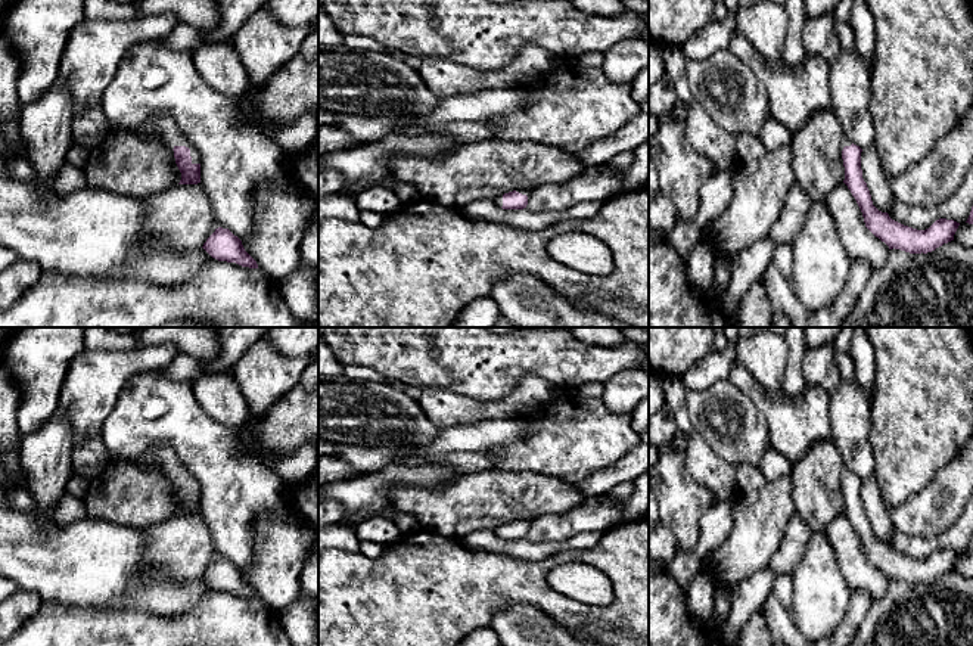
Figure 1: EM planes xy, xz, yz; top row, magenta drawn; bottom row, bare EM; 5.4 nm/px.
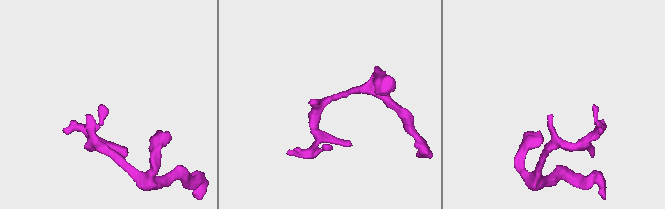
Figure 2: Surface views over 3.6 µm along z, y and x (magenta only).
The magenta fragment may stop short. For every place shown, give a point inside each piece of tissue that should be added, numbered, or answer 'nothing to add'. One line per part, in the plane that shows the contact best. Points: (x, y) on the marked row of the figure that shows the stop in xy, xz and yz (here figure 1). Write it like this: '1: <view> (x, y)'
1: xy (161, 121)

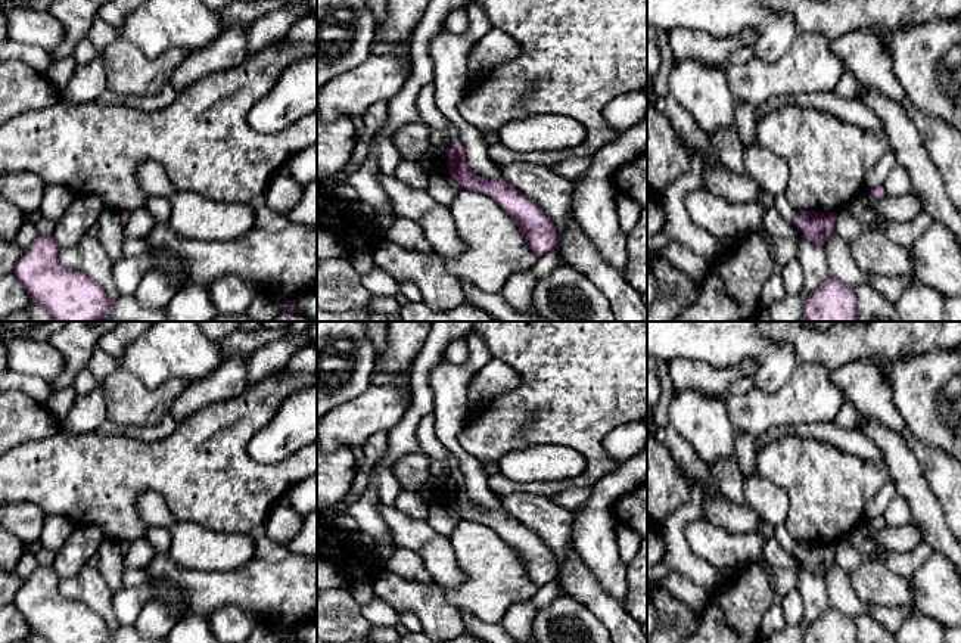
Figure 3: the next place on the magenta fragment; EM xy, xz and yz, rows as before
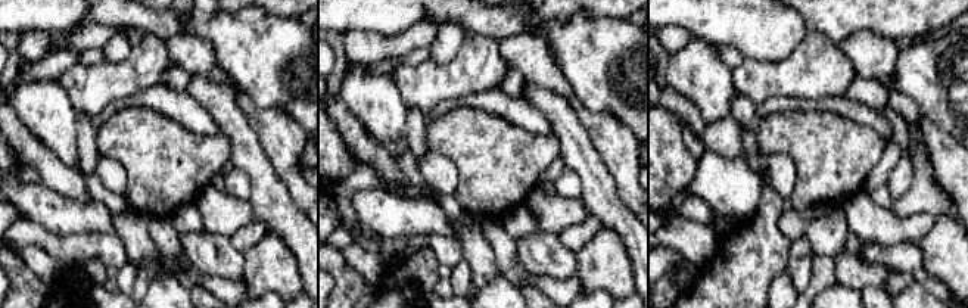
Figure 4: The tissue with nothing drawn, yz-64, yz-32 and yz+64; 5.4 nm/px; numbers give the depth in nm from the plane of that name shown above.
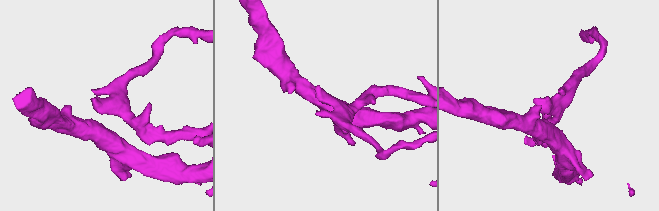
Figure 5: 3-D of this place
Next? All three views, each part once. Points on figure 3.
1: yz (780, 204)

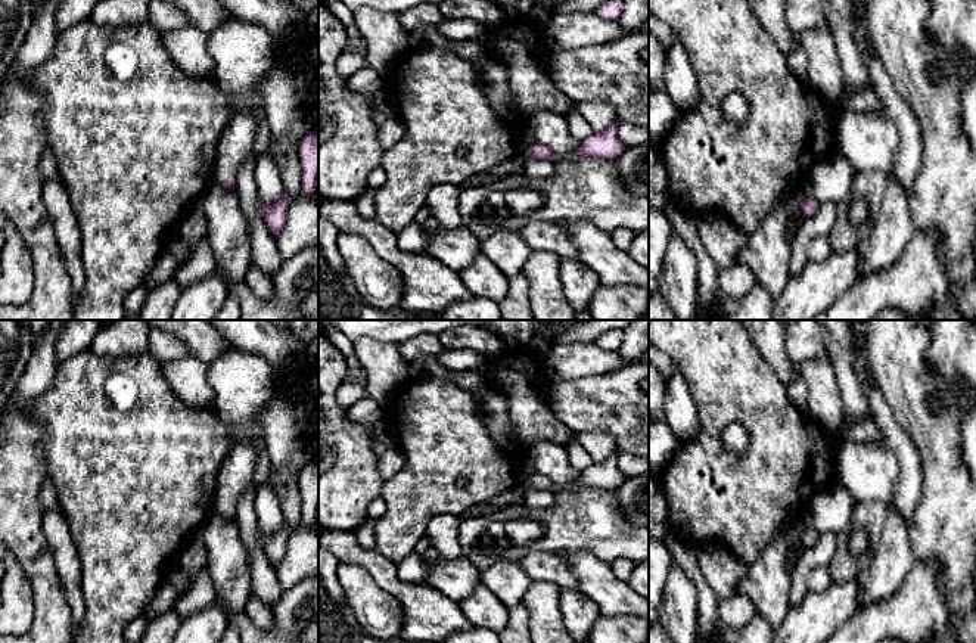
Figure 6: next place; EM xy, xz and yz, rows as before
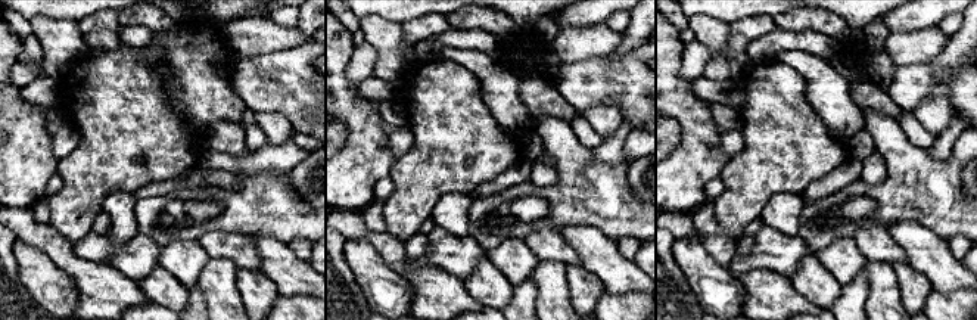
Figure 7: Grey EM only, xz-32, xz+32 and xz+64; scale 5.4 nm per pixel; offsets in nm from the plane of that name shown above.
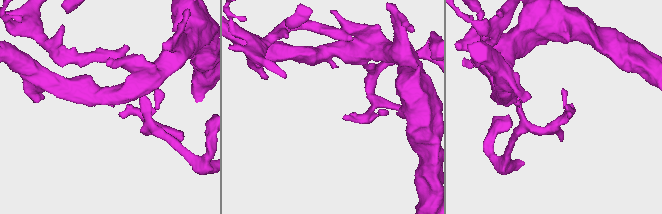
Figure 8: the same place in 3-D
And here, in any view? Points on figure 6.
1: xy (236, 145)

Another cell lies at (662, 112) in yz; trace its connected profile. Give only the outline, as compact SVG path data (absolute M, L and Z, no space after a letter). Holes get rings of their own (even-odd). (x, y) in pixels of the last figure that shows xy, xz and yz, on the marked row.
M665 87L659 91L649 88L649 136L652 145L660 146L665 142L680 114Z

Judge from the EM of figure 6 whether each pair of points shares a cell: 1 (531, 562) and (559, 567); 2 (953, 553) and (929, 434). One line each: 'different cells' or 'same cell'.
1: same cell
2: same cell

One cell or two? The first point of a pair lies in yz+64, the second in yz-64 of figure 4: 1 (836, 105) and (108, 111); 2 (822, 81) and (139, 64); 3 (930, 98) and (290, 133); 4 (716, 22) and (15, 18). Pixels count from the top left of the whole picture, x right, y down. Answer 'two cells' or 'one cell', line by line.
1: one cell
2: one cell
3: two cells
4: one cell

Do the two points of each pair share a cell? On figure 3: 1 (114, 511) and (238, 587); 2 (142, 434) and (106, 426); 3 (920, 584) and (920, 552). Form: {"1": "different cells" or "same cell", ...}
{"1": "same cell", "2": "same cell", "3": "different cells"}

